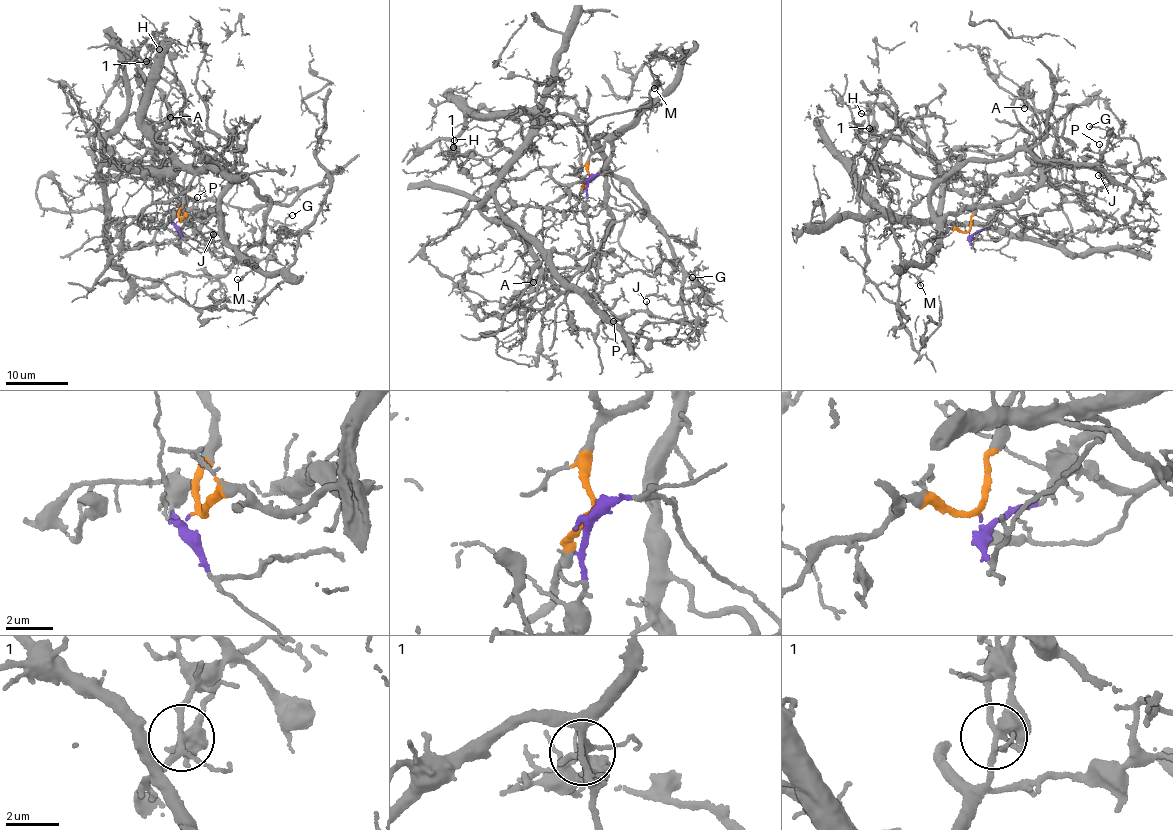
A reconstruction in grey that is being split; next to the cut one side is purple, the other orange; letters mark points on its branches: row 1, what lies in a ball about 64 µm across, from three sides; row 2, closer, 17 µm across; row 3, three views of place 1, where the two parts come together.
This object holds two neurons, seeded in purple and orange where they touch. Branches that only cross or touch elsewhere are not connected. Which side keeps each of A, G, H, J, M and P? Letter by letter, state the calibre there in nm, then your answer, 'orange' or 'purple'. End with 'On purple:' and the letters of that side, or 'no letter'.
A: 120 nm thick; orange
G: 140 nm thick; purple
H: 110 nm thick; purple
J: 160 nm thick; purple
M: 150 nm thick; orange
P: 130 nm thick; purple
On purple: G, H, J, P

